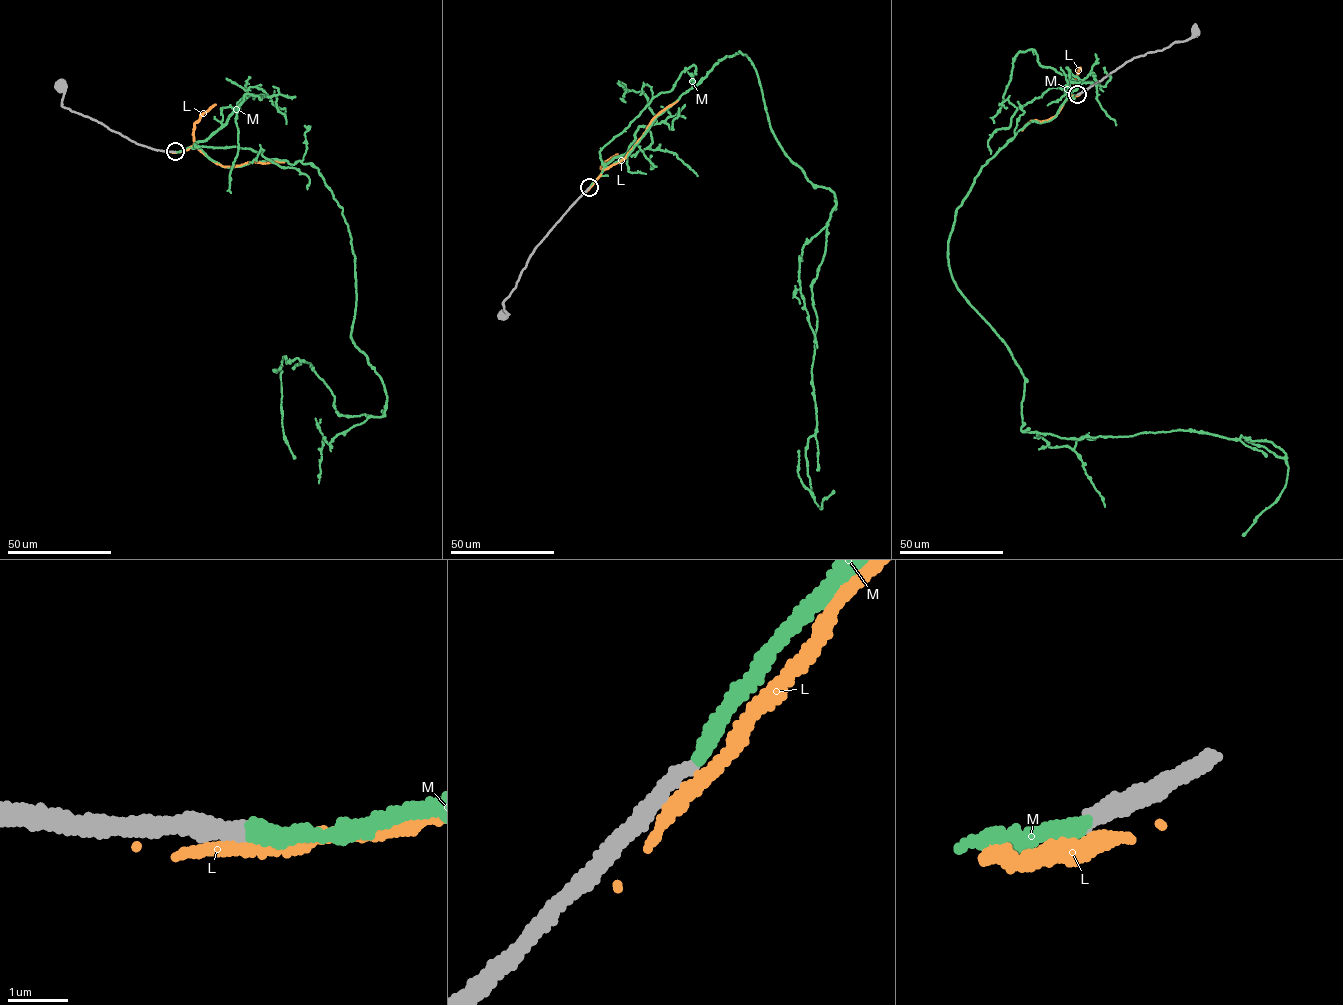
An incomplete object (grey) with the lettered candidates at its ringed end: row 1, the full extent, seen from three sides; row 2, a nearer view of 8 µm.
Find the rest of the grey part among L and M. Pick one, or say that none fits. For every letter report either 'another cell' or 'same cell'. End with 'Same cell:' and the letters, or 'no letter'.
L: another cell
M: same cell
Same cell: M

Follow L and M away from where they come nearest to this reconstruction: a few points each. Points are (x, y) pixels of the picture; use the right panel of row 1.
L: (1077, 95), (1069, 94), (1055, 115), (1048, 120), (1030, 121), (1021, 130)
M: (1077, 94), (980, 170), (952, 278), (1023, 375), (1022, 431), (1283, 451), (1285, 487), (1242, 535)

